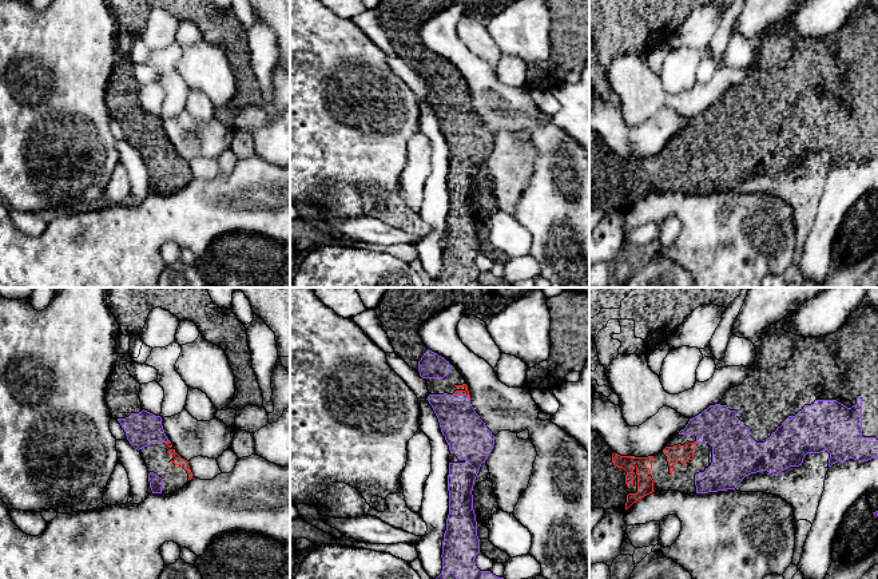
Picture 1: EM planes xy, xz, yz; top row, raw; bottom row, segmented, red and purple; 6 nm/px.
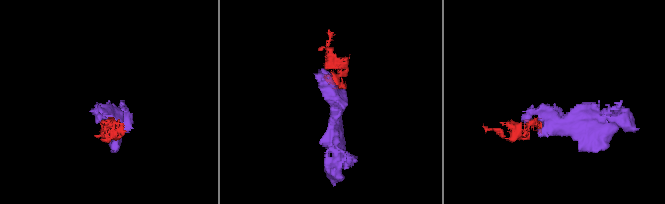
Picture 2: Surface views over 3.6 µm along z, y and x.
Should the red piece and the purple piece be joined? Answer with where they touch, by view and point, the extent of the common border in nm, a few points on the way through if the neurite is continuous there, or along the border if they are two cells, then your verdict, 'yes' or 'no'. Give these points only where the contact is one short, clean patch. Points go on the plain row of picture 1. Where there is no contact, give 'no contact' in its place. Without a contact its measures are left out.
meets red in xz at (461, 94); contact 110 nm long; yes

